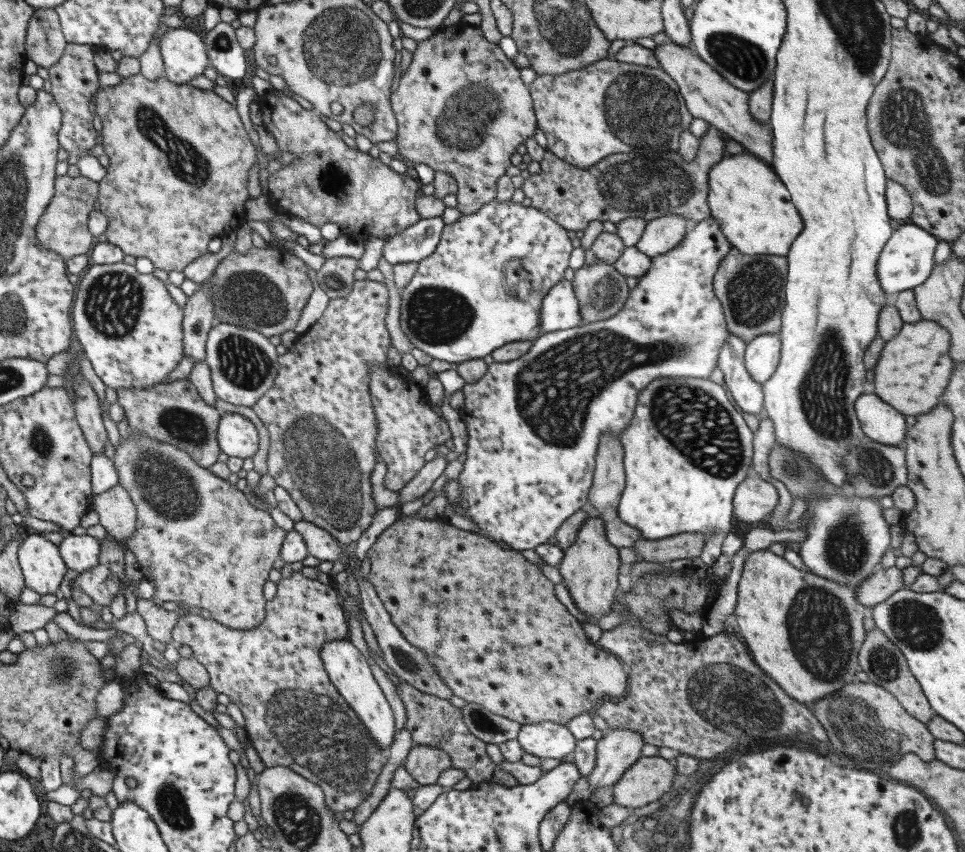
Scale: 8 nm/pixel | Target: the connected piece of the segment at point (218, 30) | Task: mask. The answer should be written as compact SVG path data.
M220 21L212 30L202 34L209 64L227 80L242 78L246 74L244 48L238 42L230 23Z

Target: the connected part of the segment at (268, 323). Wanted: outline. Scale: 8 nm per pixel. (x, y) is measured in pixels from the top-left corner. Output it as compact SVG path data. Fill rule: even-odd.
M253 246L246 255L234 250L217 264L211 278L204 283L213 284L211 299L216 323L251 328L267 337L292 330L313 292L304 261L275 246L262 249Z

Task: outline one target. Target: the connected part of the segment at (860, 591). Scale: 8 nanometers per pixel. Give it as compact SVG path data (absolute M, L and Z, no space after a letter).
M895 565L877 569L862 584L854 588L854 594L860 605L874 607L900 591L902 587L904 587L903 570Z

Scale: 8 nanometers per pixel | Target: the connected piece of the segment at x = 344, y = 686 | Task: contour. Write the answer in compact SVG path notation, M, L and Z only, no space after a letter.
M346 638L326 641L320 652L320 659L324 662L324 668L332 684L358 716L362 726L368 730L369 735L381 749L387 750L395 738L395 719L382 689L372 675L366 658L352 644L352 641Z

